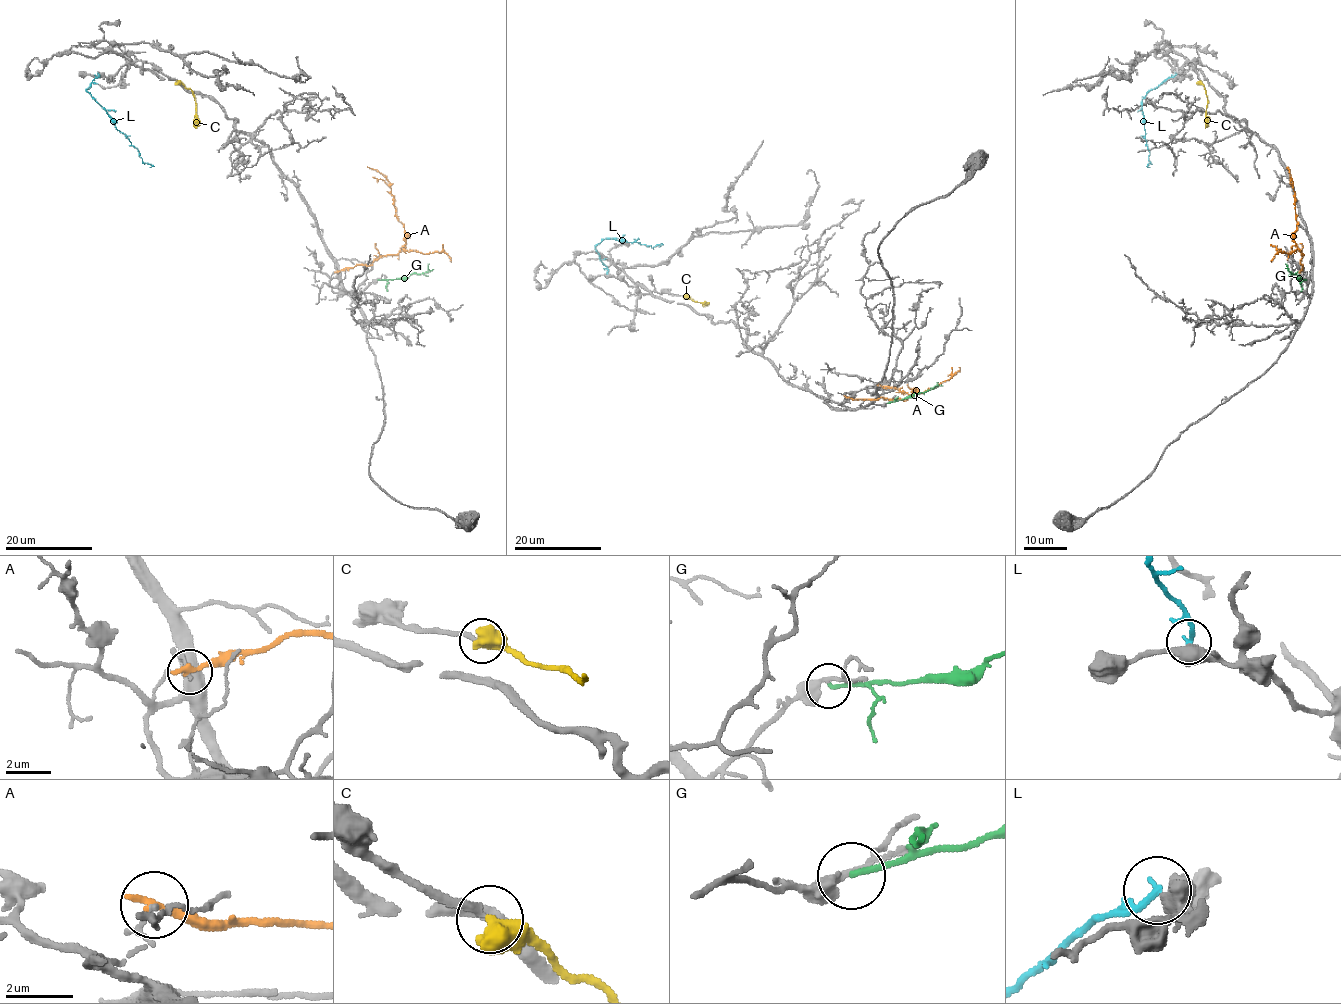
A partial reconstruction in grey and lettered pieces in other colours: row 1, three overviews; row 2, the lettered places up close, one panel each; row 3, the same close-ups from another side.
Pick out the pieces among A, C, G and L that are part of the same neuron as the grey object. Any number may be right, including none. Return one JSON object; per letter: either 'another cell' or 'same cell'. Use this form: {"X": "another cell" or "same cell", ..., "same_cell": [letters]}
{"A": "another cell", "C": "same cell", "G": "another cell", "L": "another cell", "same_cell": ["C"]}

